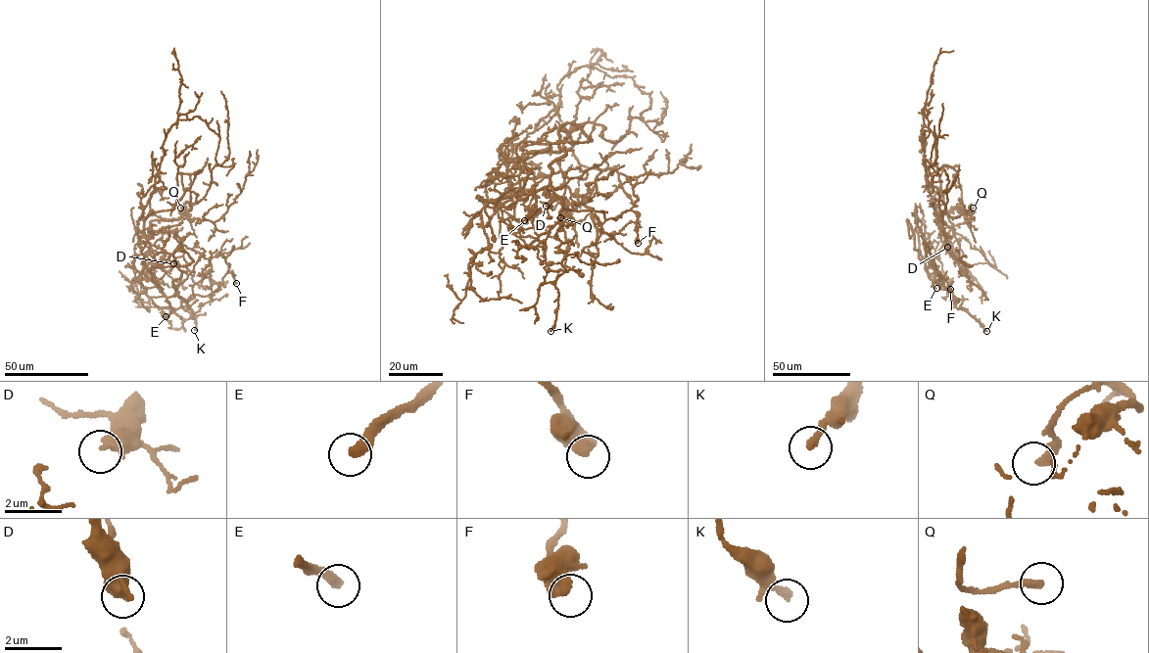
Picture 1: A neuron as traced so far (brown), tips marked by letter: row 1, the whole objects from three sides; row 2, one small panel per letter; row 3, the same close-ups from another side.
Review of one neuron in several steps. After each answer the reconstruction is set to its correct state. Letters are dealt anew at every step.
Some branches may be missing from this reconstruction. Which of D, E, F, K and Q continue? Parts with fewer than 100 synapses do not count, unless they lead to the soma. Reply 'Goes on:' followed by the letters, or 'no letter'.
Goes on: E

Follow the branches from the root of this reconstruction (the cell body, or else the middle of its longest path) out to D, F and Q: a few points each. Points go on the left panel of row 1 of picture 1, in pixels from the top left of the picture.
D: (144, 223), (144, 234), (147, 237), (170, 231), (179, 239), (183, 254), (176, 257), (173, 263)
F: (144, 223), (150, 249), (142, 267), (167, 297), (208, 296), (227, 272), (236, 283)
Q: (144, 223), (144, 235), (148, 237), (151, 220), (182, 216), (186, 207), (180, 208)

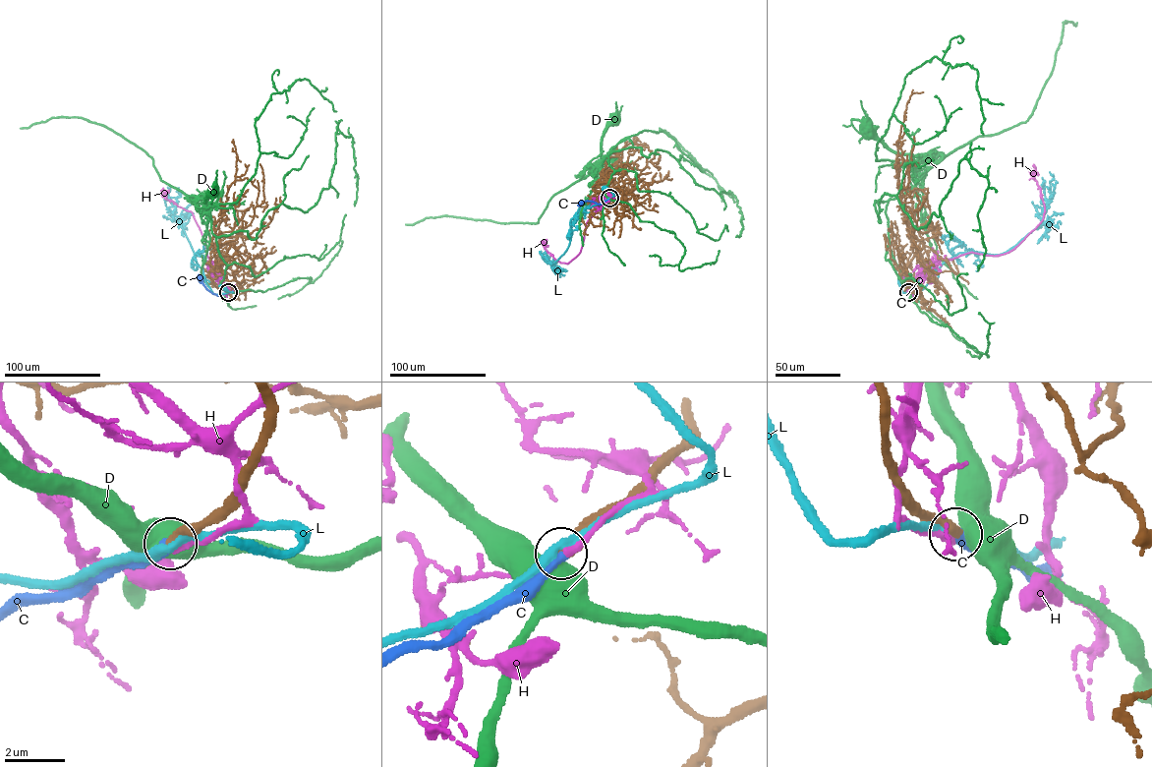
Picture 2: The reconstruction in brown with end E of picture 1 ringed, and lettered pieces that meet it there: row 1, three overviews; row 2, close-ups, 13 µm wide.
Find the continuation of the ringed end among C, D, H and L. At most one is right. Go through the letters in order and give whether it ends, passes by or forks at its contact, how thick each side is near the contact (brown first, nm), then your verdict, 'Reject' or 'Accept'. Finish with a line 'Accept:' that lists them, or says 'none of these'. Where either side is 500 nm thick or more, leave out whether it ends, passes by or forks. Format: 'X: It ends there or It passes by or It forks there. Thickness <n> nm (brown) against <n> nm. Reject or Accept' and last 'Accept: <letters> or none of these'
C: It ends there. Thickness 420 nm (brown) against 320 nm. Accept
D: Thickness 400 nm (brown) against 700 nm. Reject
H: It ends there. Thickness 460 nm (brown) against 260 nm. Reject
L: Thickness 500 nm (brown) against 260 nm. Reject
Accept: C

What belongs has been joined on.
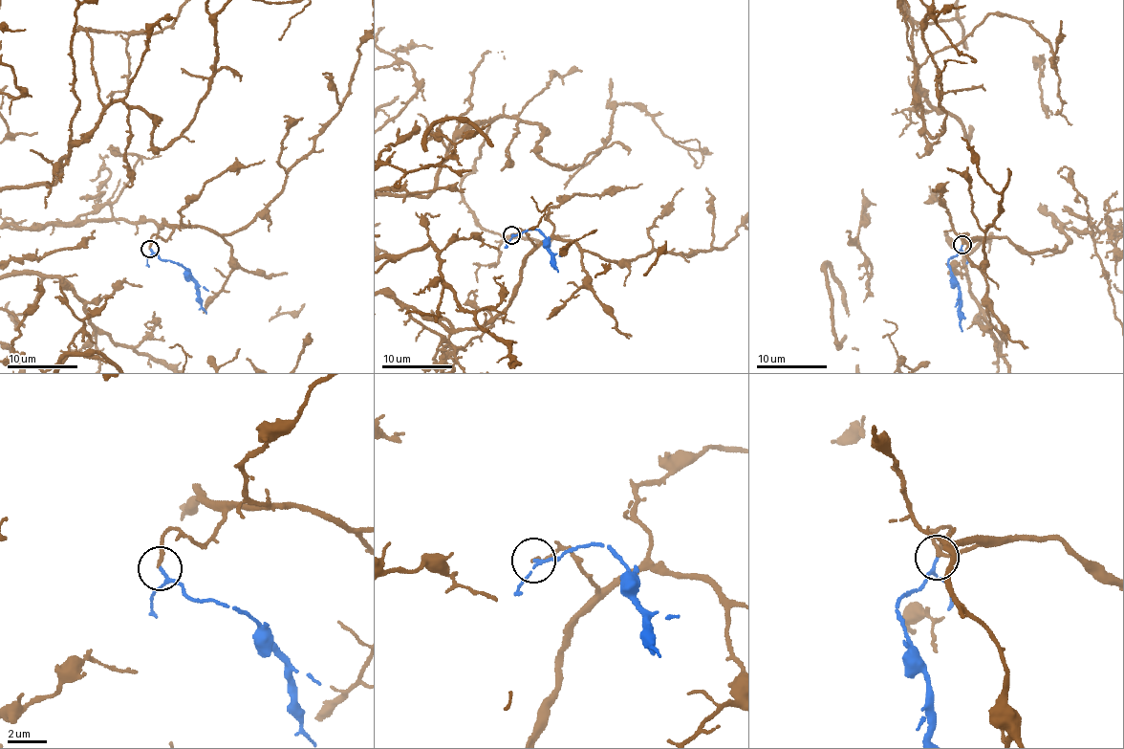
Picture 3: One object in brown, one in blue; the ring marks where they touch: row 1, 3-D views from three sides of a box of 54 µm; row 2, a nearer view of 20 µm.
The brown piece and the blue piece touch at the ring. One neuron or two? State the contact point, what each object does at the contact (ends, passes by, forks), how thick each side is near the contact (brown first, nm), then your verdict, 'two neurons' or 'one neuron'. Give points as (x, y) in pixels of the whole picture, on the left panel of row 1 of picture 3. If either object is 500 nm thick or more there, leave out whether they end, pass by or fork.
at (150, 249); brown ends there; blue passes by; 170 nm thick on the brown side, 130 nm on the other; one neuron

